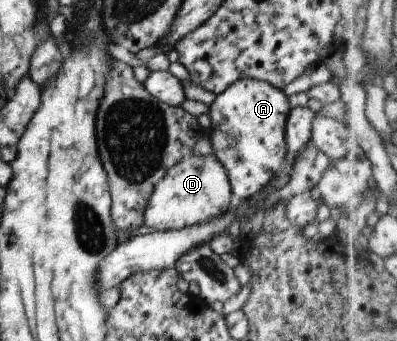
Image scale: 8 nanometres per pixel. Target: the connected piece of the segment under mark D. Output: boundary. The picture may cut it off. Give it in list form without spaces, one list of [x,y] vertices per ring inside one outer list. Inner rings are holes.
[[[190,154],[174,164],[154,186],[142,212],[141,225],[153,232],[181,230],[223,214],[232,201],[226,172],[219,161],[212,154]]]

